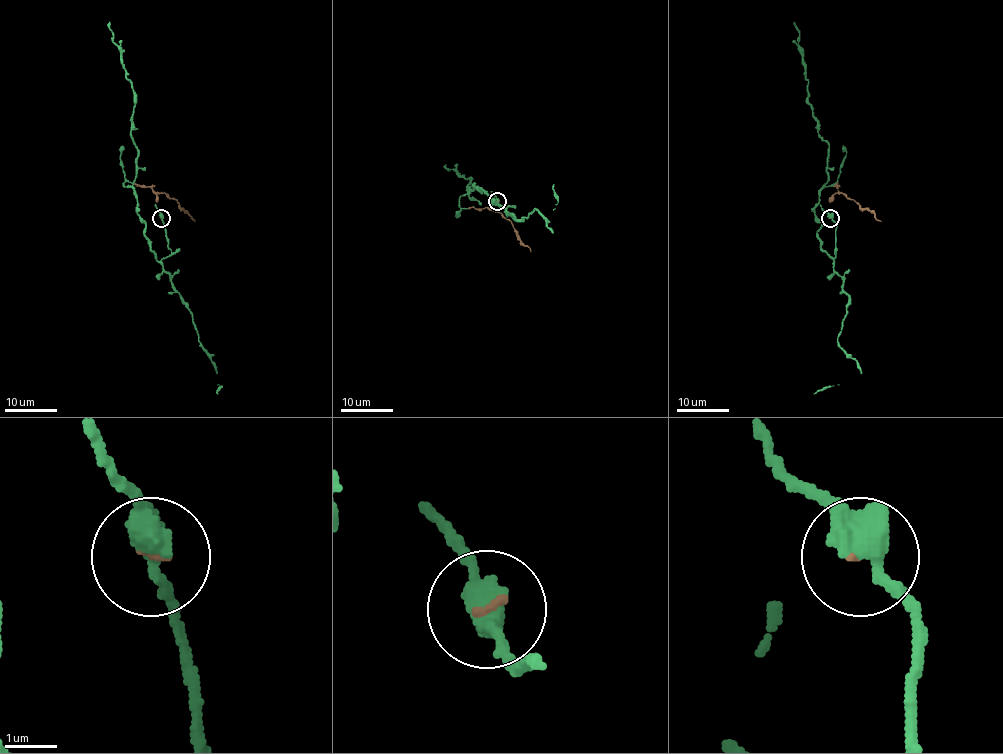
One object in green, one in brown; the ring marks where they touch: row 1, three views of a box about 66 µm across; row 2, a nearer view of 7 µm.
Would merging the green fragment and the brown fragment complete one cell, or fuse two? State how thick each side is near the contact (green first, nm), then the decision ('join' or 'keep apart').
calibres 460 and 80 nm; join

